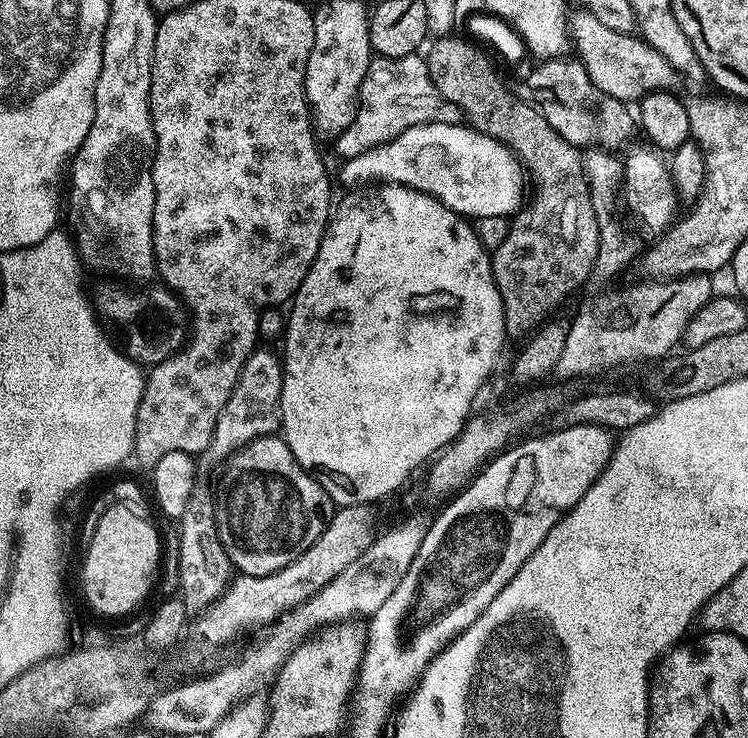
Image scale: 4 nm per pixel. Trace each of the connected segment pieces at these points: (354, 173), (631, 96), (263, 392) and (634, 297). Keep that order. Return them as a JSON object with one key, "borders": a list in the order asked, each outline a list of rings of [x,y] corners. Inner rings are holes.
{"borders":[[[[464,122],[410,126],[398,134],[398,138],[374,146],[374,150],[366,150],[366,154],[344,160],[342,166],[344,169],[340,176],[346,183],[352,184],[348,186],[362,186],[367,182],[404,184],[419,192],[429,192],[436,200],[442,201],[450,210],[465,218],[490,218],[490,214],[511,217],[520,211],[526,200],[526,168],[520,157],[502,141],[495,140]]],[[[576,10],[570,16],[570,38],[574,43],[574,52],[584,64],[586,74],[593,79],[598,89],[625,102],[638,102],[650,92],[672,90],[677,86],[678,73],[654,46],[650,46],[639,35],[632,32],[610,30],[594,18],[594,14]]],[[[257,350],[246,358],[240,376],[236,379],[230,398],[226,398],[226,406],[222,406],[222,414],[218,414],[218,422],[214,426],[214,438],[206,450],[199,453],[198,468],[201,473],[212,472],[221,467],[240,448],[244,448],[252,440],[263,436],[275,436],[281,431],[280,399],[282,398],[282,382],[286,373],[279,355]]],[[[693,274],[691,276],[681,276],[679,278],[664,278],[661,279],[659,282],[652,282],[656,284],[636,284],[633,286],[633,288],[624,288],[621,290],[621,292],[592,292],[589,294],[588,297],[584,300],[584,305],[580,308],[580,313],[577,314],[576,317],[571,317],[570,323],[568,325],[568,333],[566,334],[566,346],[562,346],[562,358],[558,358],[558,362],[556,363],[554,372],[555,375],[560,375],[562,379],[564,380],[572,380],[575,378],[575,376],[600,376],[603,374],[603,372],[608,372],[611,370],[611,368],[620,368],[623,366],[623,364],[636,364],[639,362],[639,360],[654,360],[653,362],[659,361],[661,358],[667,357],[669,353],[672,351],[671,348],[675,346],[677,343],[678,345],[681,343],[681,340],[684,336],[684,330],[686,326],[689,324],[689,322],[694,318],[694,314],[698,314],[698,310],[702,310],[702,306],[706,306],[708,304],[708,301],[712,299],[714,295],[714,289],[712,289],[712,280],[713,277],[708,274]]]]}

